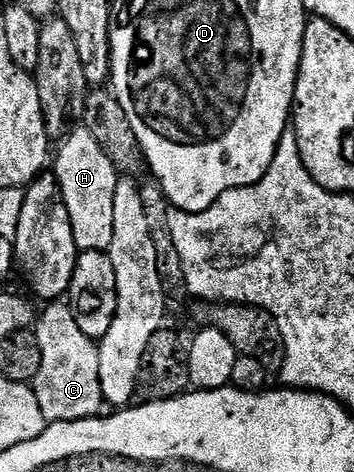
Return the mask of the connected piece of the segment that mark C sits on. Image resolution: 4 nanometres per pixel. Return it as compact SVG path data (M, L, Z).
M52 301L48 307L39 312L34 324L34 330L38 337L38 349L42 349L42 365L38 369L36 378L31 380L30 386L36 392L38 405L42 409L45 420L48 423L67 423L70 419L90 419L101 414L100 406L105 406L102 393L102 381L98 377L98 361L100 360L100 348L97 340L86 337L82 329L78 329L76 314L71 306L64 301Z

